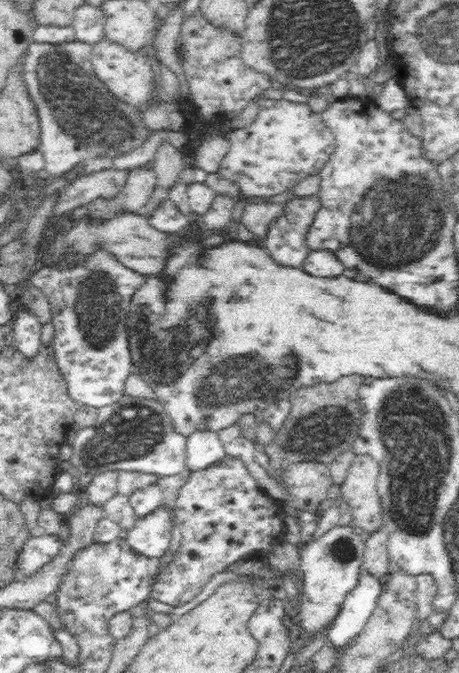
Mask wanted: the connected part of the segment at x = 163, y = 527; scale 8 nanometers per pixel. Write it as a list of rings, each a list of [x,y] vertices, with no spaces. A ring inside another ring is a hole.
[[[160,507],[148,516],[138,517],[125,542],[140,556],[160,558],[169,550],[173,526],[172,515]]]

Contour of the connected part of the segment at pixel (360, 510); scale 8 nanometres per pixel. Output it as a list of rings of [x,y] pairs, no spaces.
[[[358,454],[354,458],[354,462],[350,464],[350,472],[346,474],[346,480],[344,480],[349,494],[346,494],[346,498],[343,498],[343,500],[352,507],[352,520],[361,526],[364,532],[369,534],[382,529],[384,525],[384,522],[382,522],[381,499],[378,493],[378,480],[381,475],[378,464],[370,456]]]

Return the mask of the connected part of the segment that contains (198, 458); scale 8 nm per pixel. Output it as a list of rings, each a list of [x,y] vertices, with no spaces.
[[[198,429],[187,436],[187,459],[185,472],[192,473],[205,470],[218,462],[225,460],[223,444],[217,433]]]

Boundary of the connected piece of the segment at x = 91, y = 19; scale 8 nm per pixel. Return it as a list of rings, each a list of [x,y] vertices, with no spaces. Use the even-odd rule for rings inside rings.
[[[86,2],[73,12],[70,25],[78,41],[94,45],[105,37],[106,15],[101,7]]]

